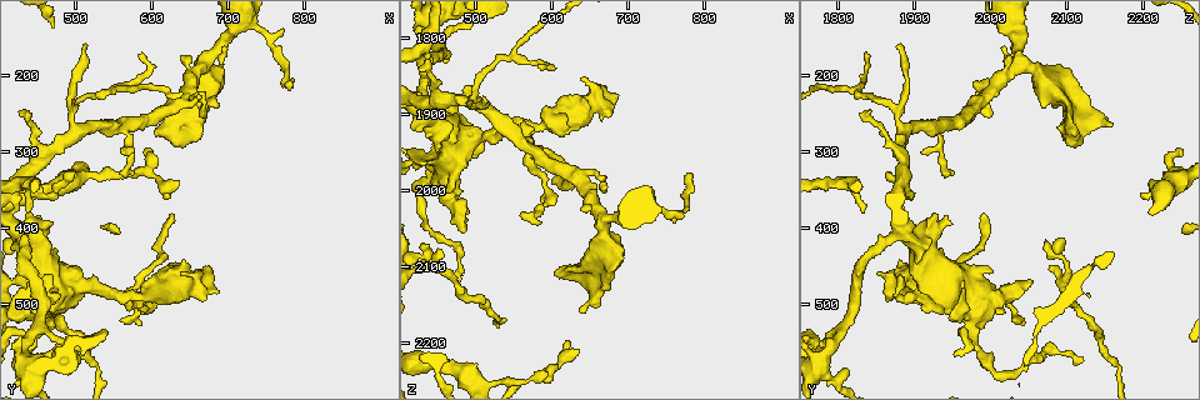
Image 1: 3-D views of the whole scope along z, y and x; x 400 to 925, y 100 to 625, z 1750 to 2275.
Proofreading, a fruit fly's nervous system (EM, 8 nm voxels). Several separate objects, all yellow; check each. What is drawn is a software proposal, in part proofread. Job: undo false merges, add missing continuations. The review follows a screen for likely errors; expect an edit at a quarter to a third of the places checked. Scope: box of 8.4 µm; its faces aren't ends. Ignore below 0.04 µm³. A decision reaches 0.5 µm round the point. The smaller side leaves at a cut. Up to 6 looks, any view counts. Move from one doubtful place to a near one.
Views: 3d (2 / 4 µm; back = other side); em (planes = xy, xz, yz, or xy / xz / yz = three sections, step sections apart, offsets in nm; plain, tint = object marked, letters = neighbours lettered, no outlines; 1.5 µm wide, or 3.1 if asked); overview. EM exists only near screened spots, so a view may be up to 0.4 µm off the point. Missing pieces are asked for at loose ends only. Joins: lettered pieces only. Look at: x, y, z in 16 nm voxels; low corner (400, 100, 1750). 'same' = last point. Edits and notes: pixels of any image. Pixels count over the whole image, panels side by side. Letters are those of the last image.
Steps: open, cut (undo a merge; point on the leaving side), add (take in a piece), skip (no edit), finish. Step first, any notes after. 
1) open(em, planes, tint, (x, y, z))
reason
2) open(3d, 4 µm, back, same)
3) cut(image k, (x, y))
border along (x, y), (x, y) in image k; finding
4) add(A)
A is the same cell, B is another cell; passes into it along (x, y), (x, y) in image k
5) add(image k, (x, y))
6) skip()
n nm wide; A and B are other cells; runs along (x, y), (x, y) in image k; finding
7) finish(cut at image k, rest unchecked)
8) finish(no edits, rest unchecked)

open(em, planes, letters, (435, 250, 1825))
branch stops here

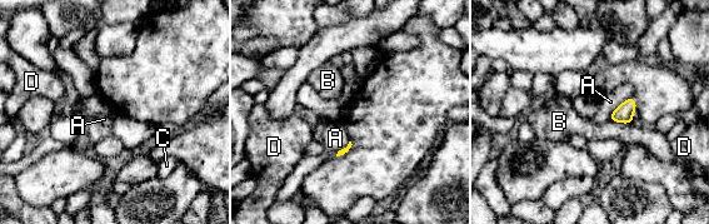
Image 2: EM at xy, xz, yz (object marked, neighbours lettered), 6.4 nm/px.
skip()
A, B, C and D are other cells; border along (632, 95), (610, 114), (608, 120) in image 2; none of them fits

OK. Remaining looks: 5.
open(3d, 2 µm, (585, 175, 1835))
free end

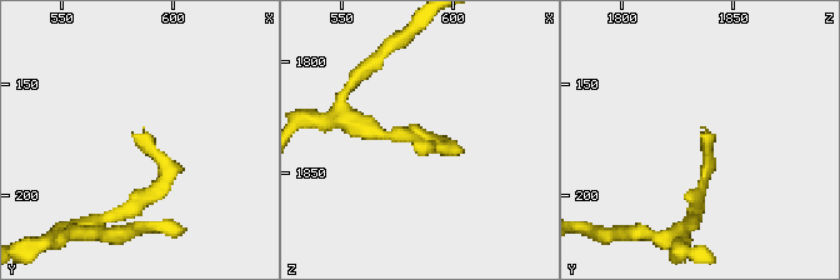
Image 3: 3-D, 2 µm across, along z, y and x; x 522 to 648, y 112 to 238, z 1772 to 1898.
open(em, planes, plain, (580, 174, 1835))

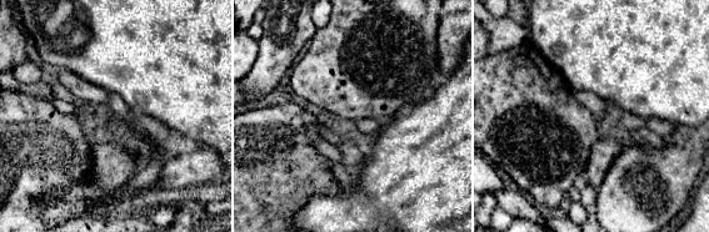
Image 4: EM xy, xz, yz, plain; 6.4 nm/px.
open(em, planes, letters, same)

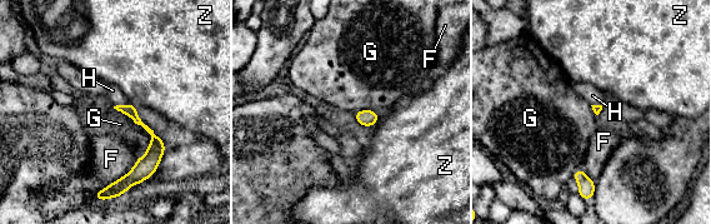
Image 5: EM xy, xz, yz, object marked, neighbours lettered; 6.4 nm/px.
add(H)
G touches over 380 nm; H is the same cell, F, G and Z are other cells; it goes on there

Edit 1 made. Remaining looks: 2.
open(3d, 2 µm, (665, 185, 2035))
sudden change in width

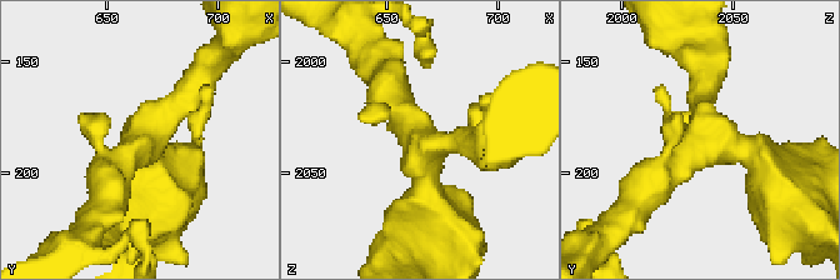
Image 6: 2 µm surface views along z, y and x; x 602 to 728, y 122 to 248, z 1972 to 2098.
open(em, xz, step 8, letters, (665, 186, 2036))
3 arms; arms of 240, 280, 460 nm; need the tissue

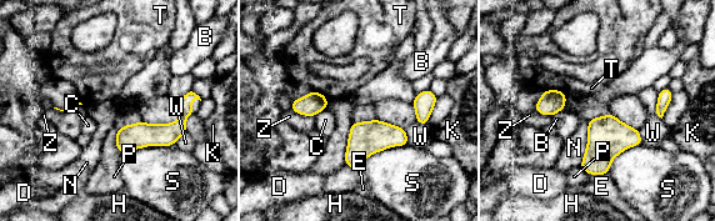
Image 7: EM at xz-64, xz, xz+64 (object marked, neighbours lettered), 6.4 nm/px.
skip()
B, C, D, E, H, K, N, P, S, T, W and Z are other cells; one cell here

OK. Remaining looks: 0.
finish(add at image 5, rest unchecked)

